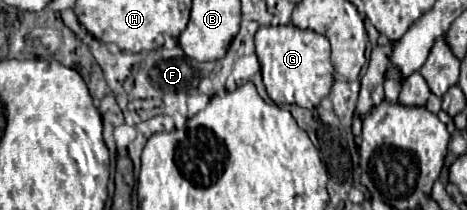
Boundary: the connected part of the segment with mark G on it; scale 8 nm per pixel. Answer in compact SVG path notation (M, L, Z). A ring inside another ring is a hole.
M292 24L266 26L256 32L256 54L262 64L266 92L274 104L316 108L322 98L328 96L334 82L334 66L330 62L331 47L326 36L312 30L300 30Z

